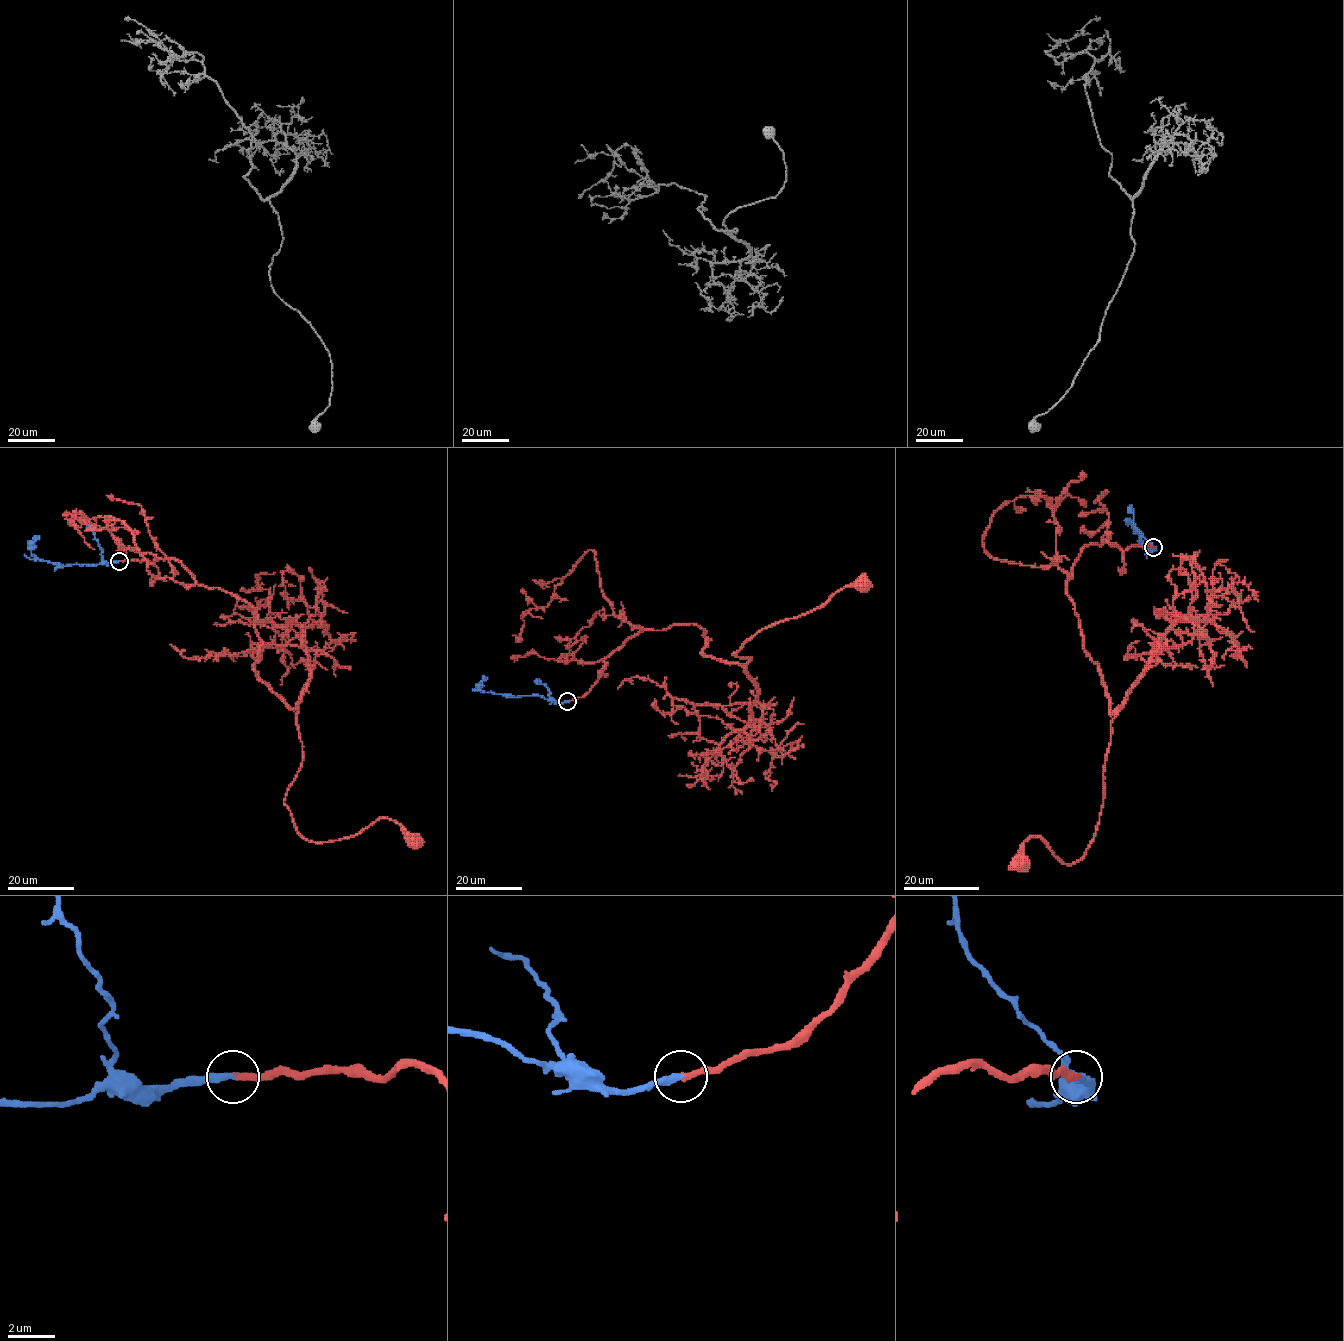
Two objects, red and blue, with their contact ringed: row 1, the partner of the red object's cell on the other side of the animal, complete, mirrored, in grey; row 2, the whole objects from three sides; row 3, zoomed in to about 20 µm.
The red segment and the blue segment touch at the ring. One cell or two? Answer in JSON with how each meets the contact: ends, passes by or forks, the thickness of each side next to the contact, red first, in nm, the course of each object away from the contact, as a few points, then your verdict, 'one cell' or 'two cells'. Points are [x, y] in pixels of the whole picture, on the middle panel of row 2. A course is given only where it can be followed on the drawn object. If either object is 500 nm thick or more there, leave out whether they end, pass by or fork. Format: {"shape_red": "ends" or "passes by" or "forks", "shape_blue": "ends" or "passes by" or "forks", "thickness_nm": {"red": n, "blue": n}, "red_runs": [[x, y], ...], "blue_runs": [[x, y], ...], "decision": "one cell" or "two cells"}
{"shape_red": "ends", "shape_blue": "ends", "thickness_nm": {"red": 280, "blue": 320}, "red_runs": [[567, 701], [646, 629], [697, 624], [702, 653], [745, 668], [732, 654], [745, 641], [861, 584]], "blue_runs": [[567, 701], [556, 703], [537, 695], [488, 692], [479, 689], [487, 677]], "decision": "one cell"}

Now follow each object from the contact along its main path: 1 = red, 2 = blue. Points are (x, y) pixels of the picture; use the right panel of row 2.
1: (1153, 546), (1087, 544), (1074, 563), (1066, 594), (1116, 714), (1103, 802), (1079, 860), (1031, 837), (1021, 859)
2: (1153, 547), (1155, 548), (1146, 551), (1139, 533), (1125, 519)

